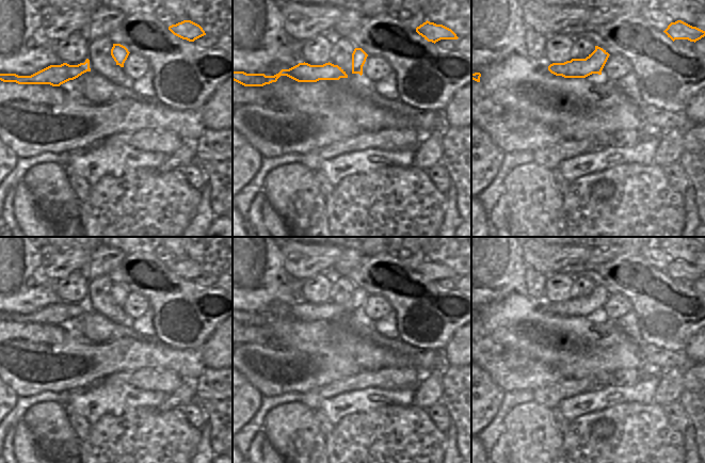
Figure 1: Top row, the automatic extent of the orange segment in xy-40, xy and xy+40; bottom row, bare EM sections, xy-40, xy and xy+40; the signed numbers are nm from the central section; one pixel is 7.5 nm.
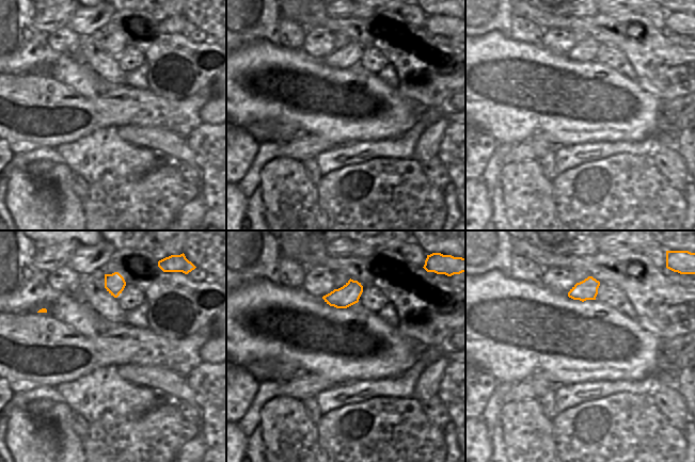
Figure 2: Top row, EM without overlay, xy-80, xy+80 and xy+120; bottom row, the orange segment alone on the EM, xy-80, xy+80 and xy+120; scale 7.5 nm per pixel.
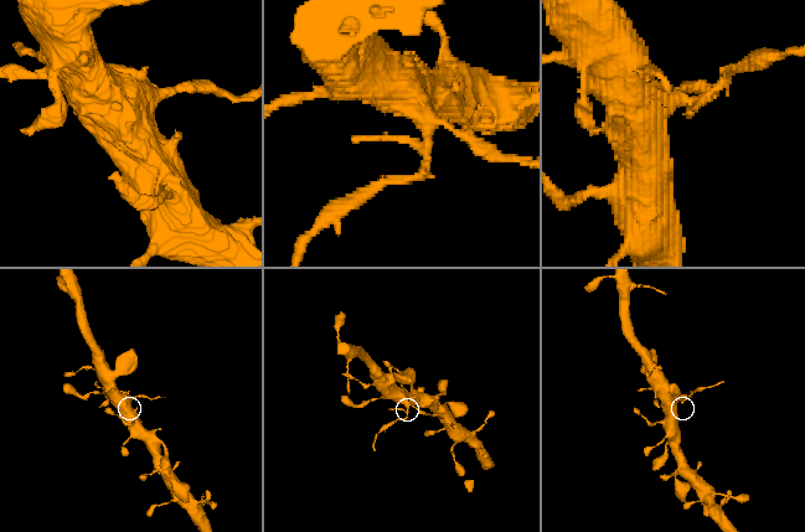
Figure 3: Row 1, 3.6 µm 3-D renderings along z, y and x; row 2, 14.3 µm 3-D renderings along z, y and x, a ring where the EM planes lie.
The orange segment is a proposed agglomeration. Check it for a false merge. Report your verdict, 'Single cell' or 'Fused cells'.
Fused cells.

